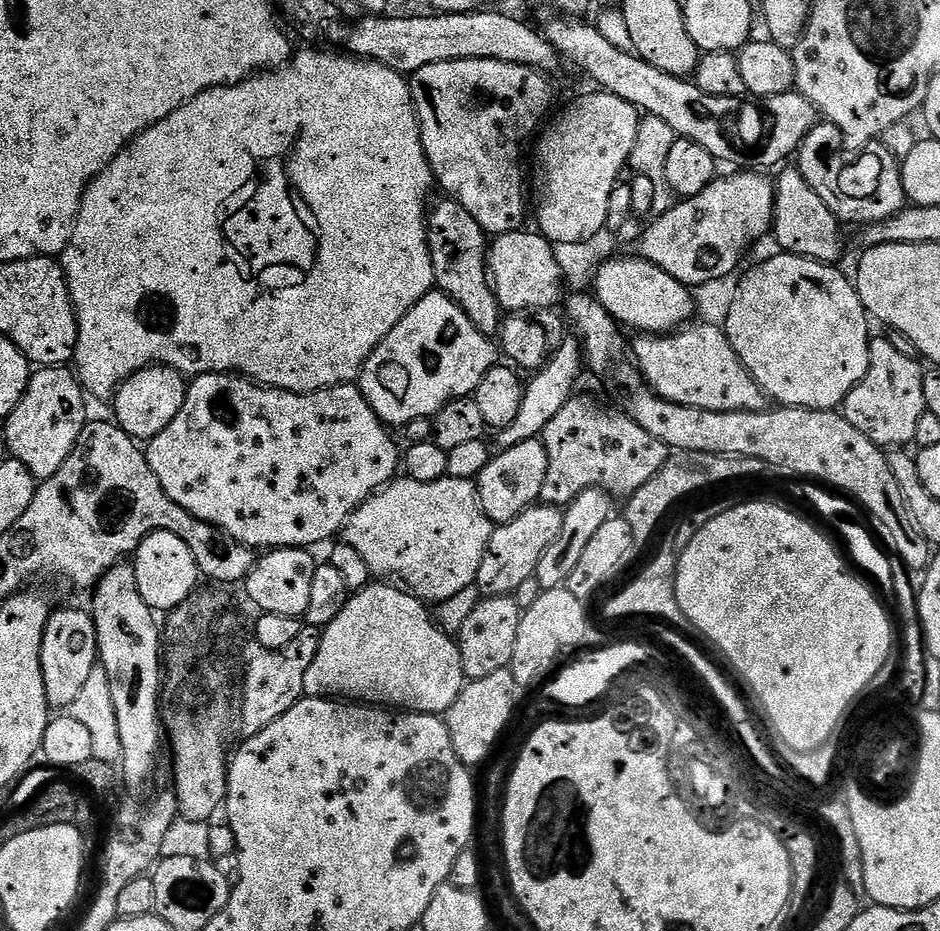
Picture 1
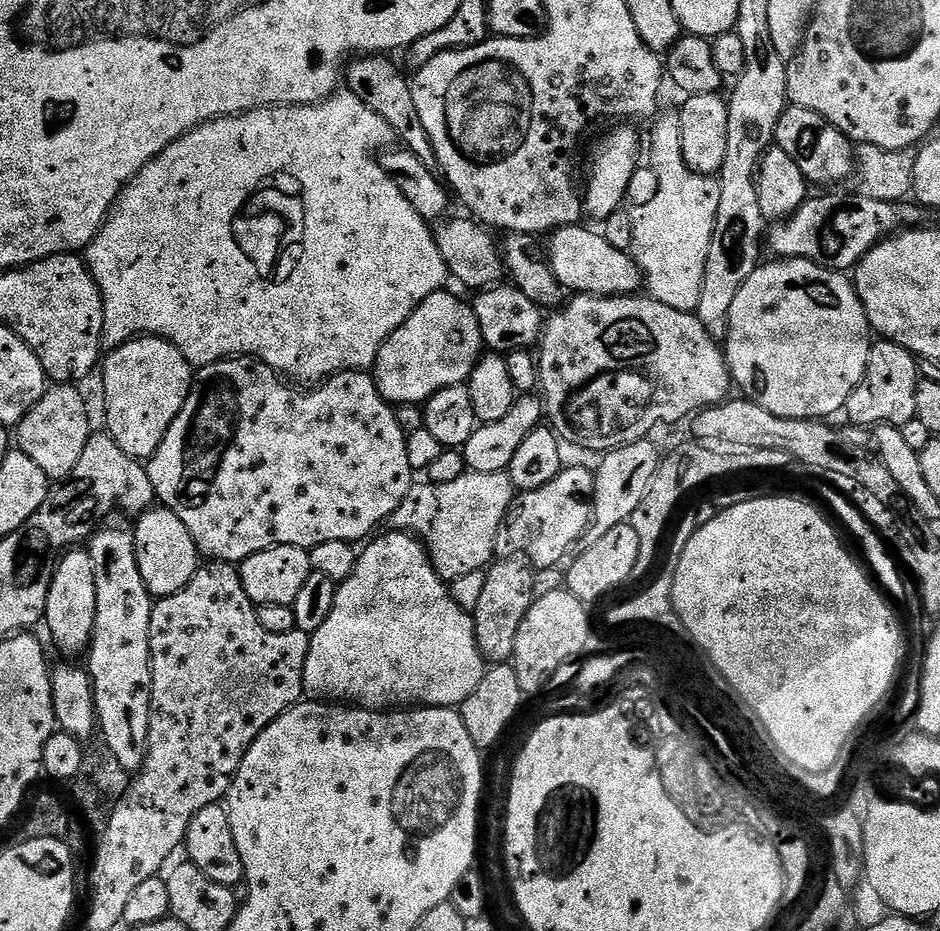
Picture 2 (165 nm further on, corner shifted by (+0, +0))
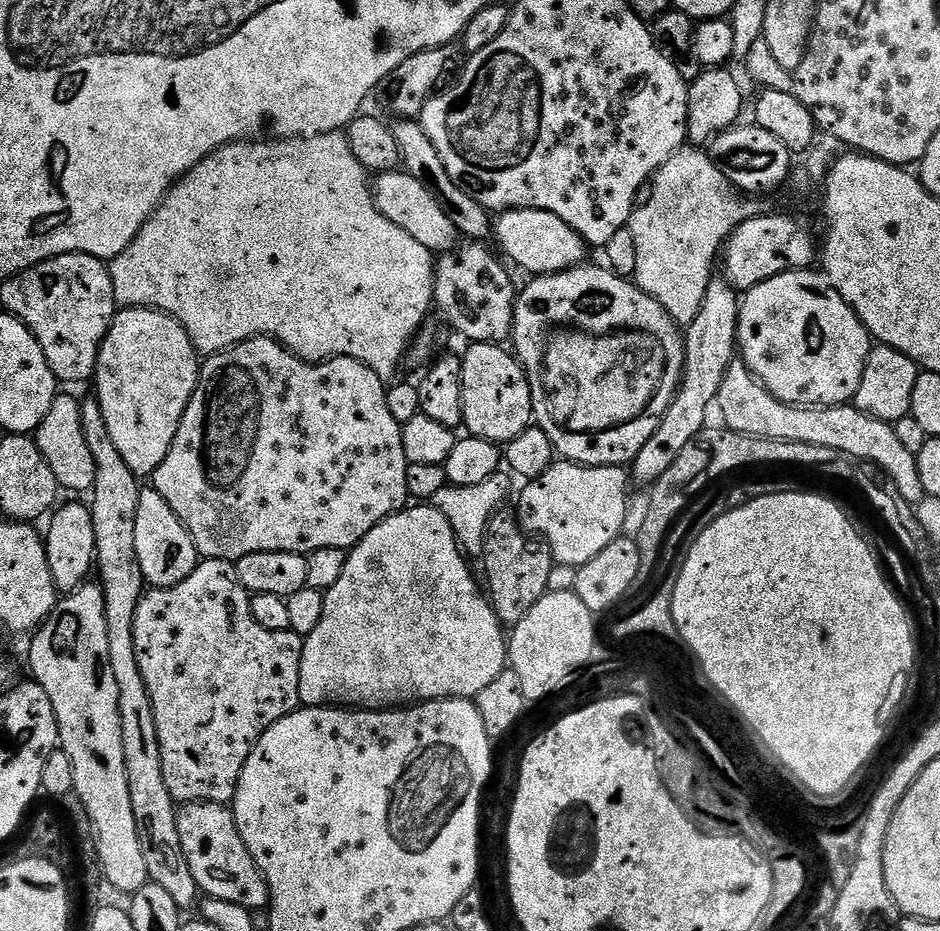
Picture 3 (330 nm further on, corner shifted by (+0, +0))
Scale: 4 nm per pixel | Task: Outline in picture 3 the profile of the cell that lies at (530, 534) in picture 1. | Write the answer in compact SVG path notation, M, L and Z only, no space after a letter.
M557 459L537 480L523 485L518 507L520 526L548 545L555 563L580 568L625 531L628 484L630 476L623 467L591 468L588 464Z

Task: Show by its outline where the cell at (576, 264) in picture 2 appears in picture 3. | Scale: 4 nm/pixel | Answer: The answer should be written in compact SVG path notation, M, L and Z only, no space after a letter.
M514 208L499 213L494 220L494 240L495 243L500 243L499 251L505 257L508 255L518 267L532 272L528 274L533 277L564 272L567 268L585 263L586 260L584 239L574 230L570 230L570 226L566 226L566 222L558 218L558 214L550 214L546 210Z

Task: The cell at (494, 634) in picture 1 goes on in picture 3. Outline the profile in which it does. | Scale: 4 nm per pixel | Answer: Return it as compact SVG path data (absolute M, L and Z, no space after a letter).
M497 510L490 518L482 561L484 576L488 579L486 595L500 623L505 629L511 630L549 592L550 570L554 561L548 545L539 538L530 538L529 533L521 528L517 513L504 511Z

